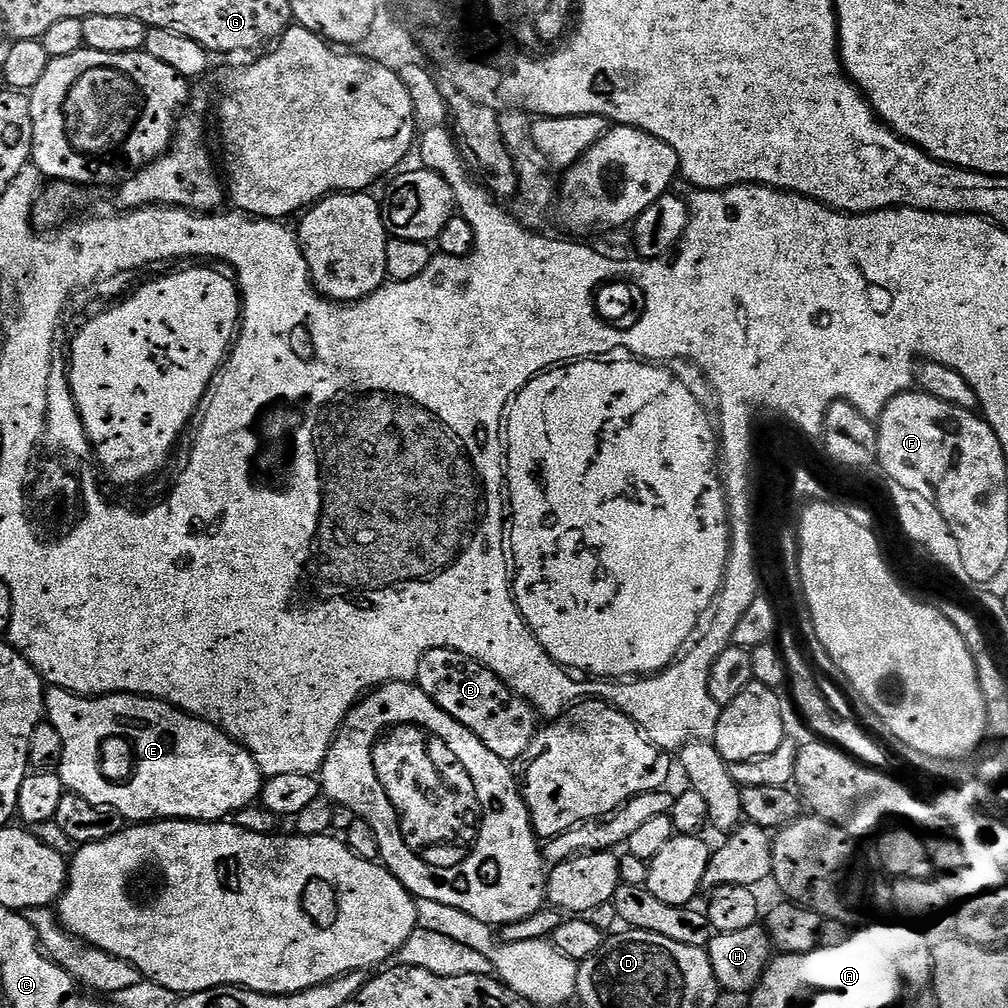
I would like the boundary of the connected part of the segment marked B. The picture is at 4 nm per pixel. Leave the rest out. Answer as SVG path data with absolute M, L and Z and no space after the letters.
M431 648L418 662L415 683L442 711L466 726L505 762L524 756L538 731L538 713L528 701L507 688L489 668L453 648Z

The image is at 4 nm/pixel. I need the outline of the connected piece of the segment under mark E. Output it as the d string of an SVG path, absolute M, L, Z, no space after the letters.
M49 687L44 697L46 720L52 724L61 738L61 754L58 771L65 789L69 793L86 798L86 802L94 802L98 806L110 806L124 815L128 822L151 822L153 820L211 820L224 822L235 812L243 810L247 804L256 804L260 798L260 790L264 787L265 777L260 771L258 762L254 762L252 753L248 752L236 740L230 739L220 728L215 728L209 720L200 720L175 708L167 700L153 700L151 696L135 696L133 692L109 692L107 696L78 696L67 692L65 688Z

